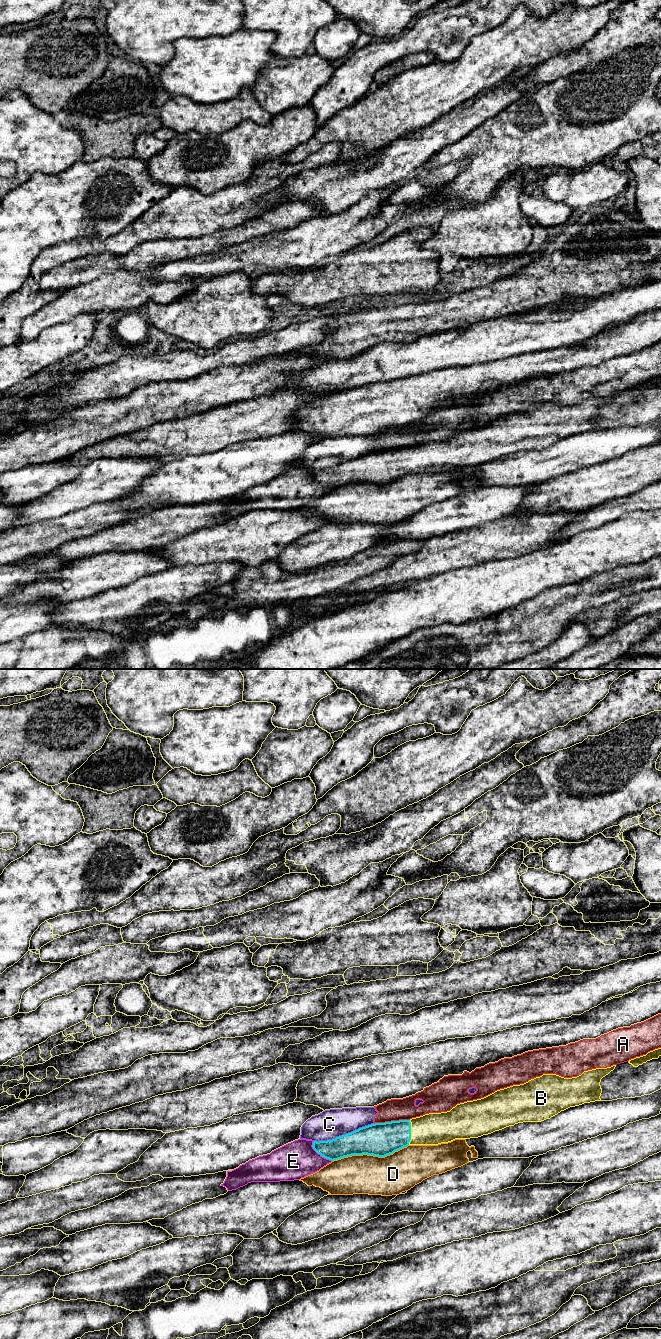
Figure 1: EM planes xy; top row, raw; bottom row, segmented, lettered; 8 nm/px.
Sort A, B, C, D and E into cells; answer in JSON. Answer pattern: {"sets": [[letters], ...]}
{"sets": [["A"], ["B"], ["C"], ["D"], ["E"]]}

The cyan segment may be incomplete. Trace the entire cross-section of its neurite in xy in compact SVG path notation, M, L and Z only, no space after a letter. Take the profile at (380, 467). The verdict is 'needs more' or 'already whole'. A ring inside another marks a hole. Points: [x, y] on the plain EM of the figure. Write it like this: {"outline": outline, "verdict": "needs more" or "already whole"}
{"outline": "M613 393L607 396L596 396L584 399L581 403L572 406L564 406L556 402L543 402L542 404L531 407L524 412L513 413L497 418L484 426L457 432L447 440L429 441L410 448L371 452L332 468L314 469L312 475L322 485L331 489L352 483L363 482L385 485L393 482L395 479L407 475L408 473L438 473L451 470L455 467L478 466L502 458L506 455L514 454L518 451L541 450L550 447L570 435L601 429L601 407L613 399L615 395L616 393Z", "verdict": "needs more"}

